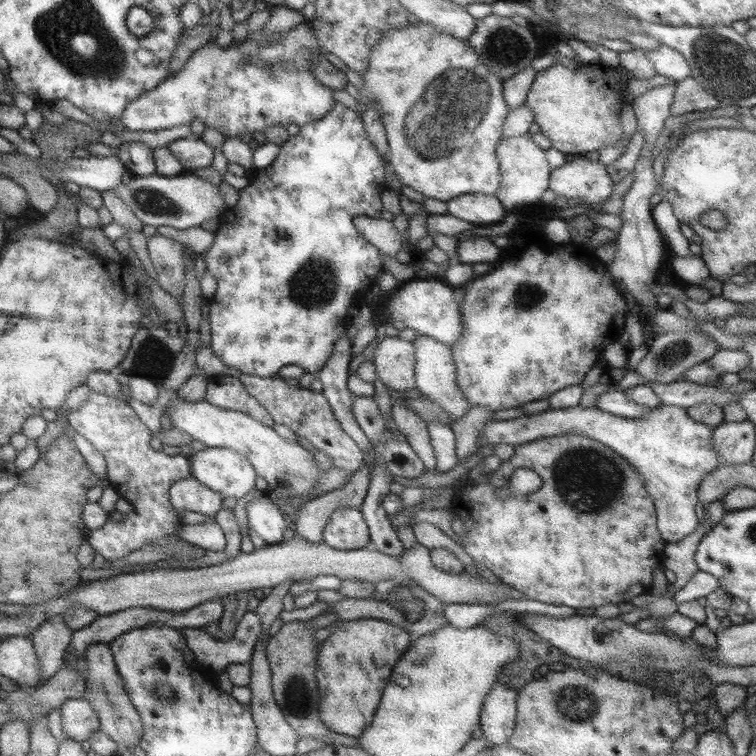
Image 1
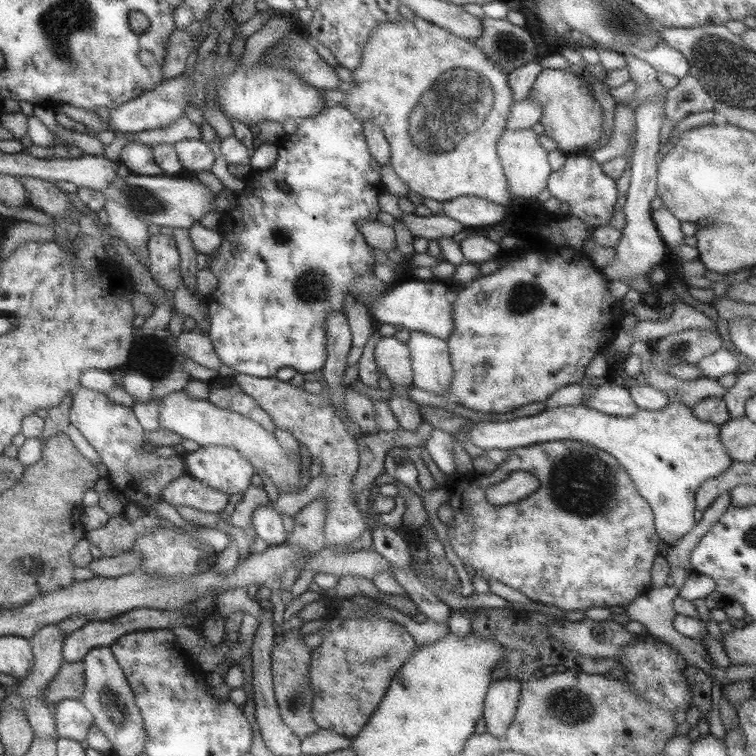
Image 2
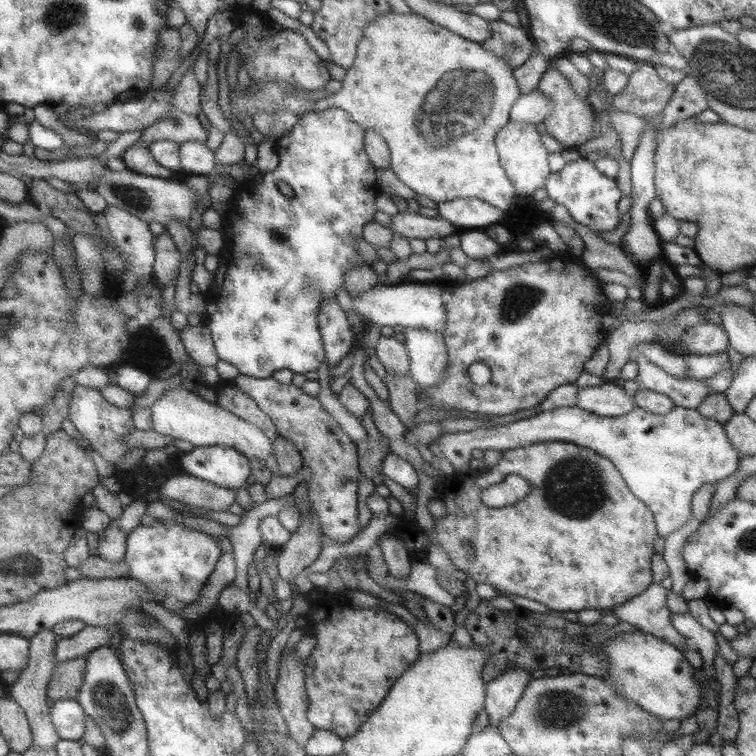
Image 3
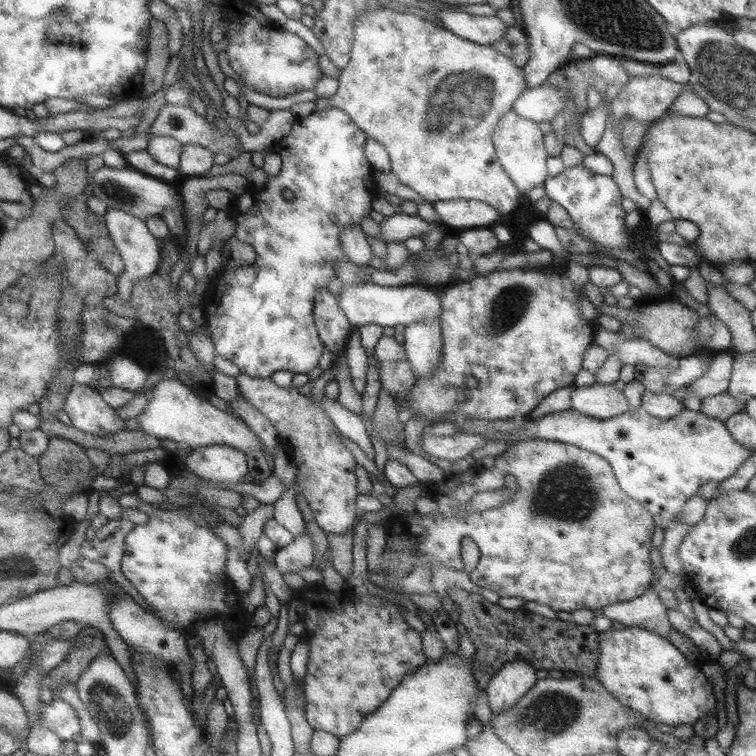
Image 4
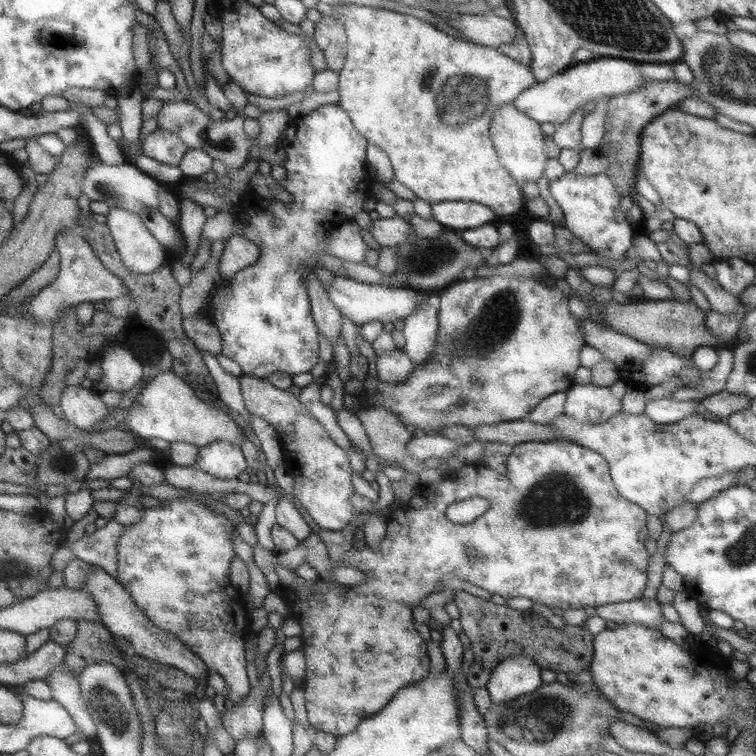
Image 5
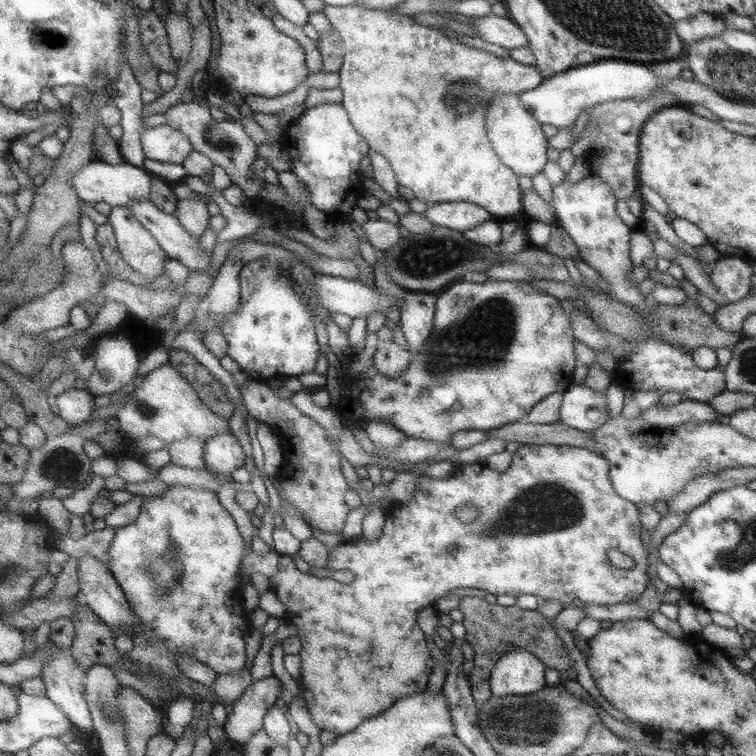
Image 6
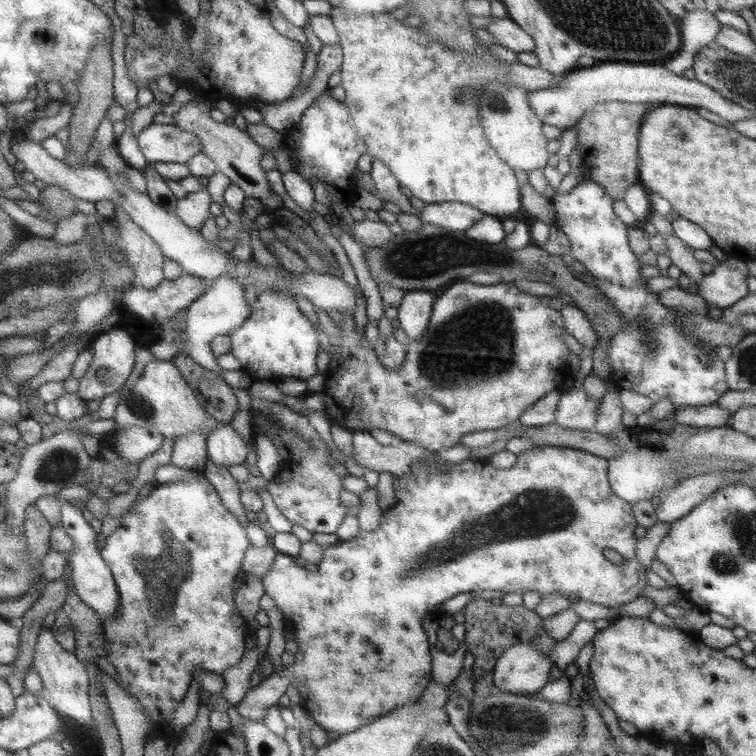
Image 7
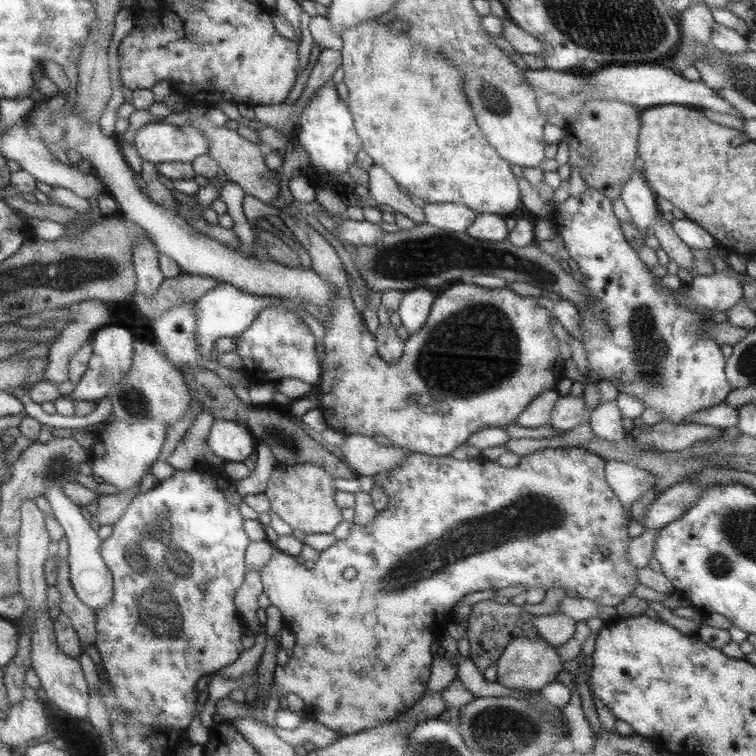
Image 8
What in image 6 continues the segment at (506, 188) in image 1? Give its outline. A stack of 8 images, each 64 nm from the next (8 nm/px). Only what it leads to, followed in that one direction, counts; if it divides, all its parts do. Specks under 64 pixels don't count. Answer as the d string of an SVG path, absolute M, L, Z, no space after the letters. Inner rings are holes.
M497 94L488 102L486 108L486 131L493 150L498 154L501 162L508 166L518 177L534 177L542 172L548 161L549 140L542 132L542 124L532 116L519 99L519 94Z

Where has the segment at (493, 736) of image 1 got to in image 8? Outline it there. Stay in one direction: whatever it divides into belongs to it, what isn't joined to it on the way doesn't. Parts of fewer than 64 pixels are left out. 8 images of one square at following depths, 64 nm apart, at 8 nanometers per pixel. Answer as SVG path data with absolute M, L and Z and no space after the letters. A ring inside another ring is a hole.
M541 636L528 638L514 638L503 650L498 662L497 681L516 690L540 690L549 682L556 681L560 672L564 671L563 663L556 654L554 646L550 645Z

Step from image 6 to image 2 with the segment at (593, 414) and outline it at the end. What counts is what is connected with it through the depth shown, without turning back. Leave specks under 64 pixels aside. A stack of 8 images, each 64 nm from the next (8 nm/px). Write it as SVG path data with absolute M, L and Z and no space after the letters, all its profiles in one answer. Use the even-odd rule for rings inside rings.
M612 380L600 385L589 399L584 394L582 405L592 407L600 412L614 416L627 417L636 414L641 408L636 407L633 398L623 385L616 385Z

